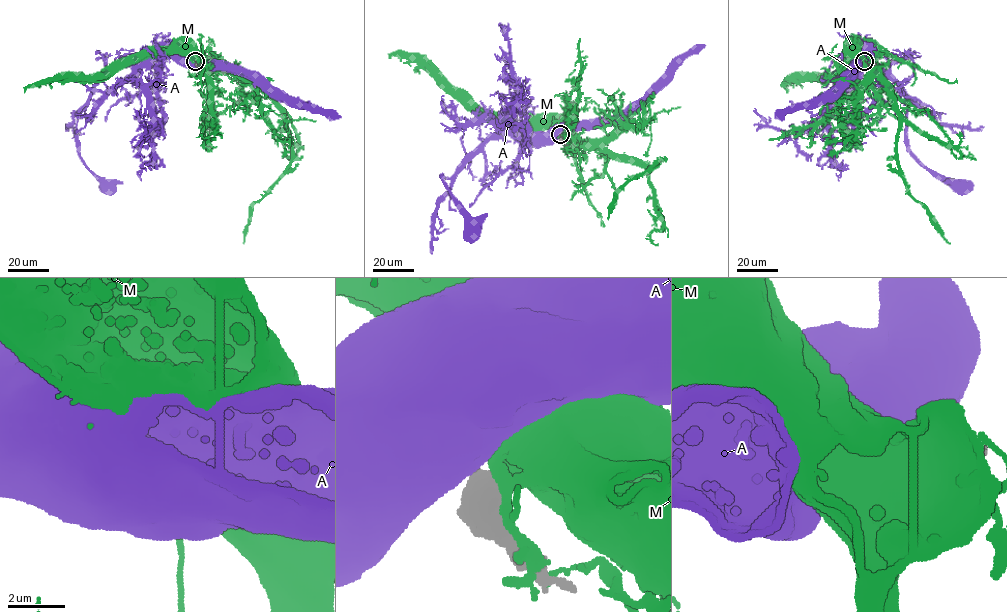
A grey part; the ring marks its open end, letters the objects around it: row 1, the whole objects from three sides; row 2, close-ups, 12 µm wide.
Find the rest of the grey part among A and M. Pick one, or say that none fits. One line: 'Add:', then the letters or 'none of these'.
Add: none of these

